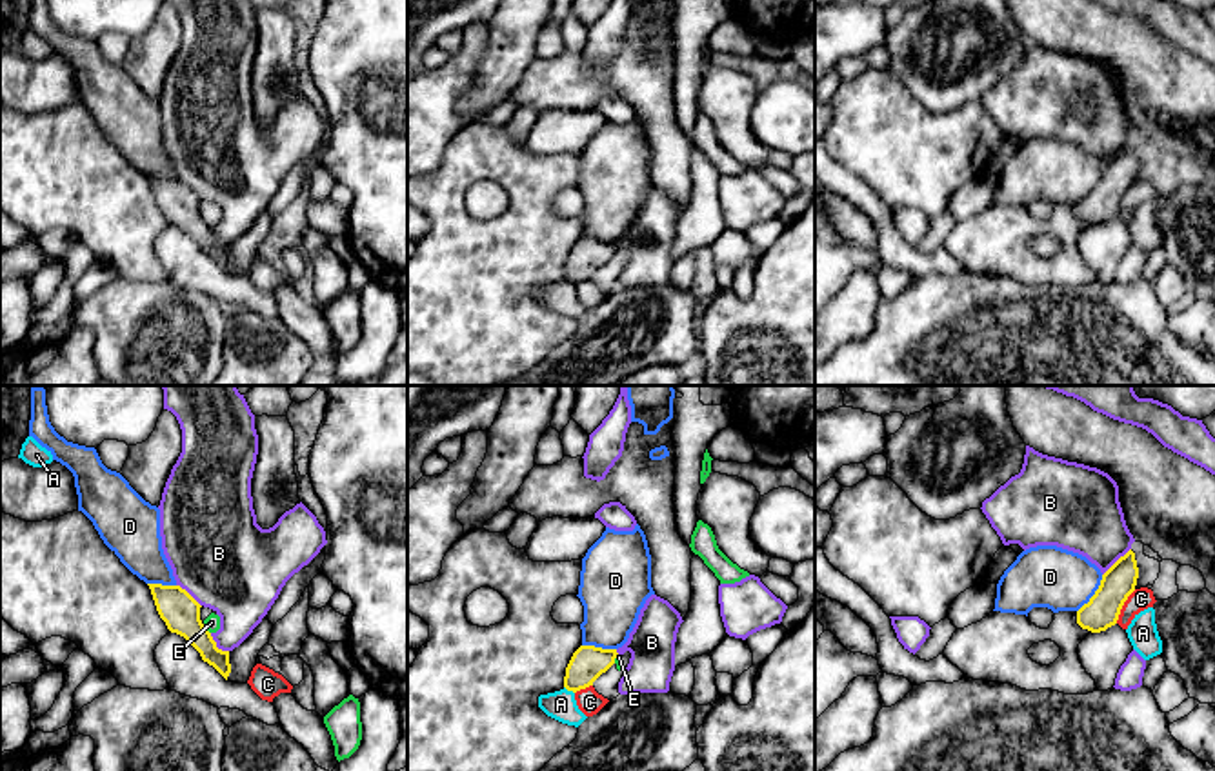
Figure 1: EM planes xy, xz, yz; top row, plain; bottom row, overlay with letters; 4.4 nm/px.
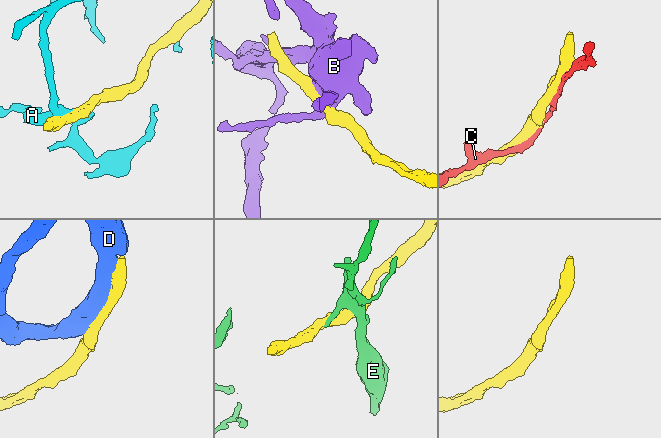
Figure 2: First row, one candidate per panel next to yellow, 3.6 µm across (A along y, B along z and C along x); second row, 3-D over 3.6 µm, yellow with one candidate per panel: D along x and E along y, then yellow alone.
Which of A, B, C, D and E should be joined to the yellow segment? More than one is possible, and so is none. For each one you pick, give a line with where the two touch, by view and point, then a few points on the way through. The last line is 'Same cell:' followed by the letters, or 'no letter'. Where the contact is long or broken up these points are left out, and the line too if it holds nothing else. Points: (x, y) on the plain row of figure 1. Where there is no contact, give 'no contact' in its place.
D: meets yellow in yz at (1095, 186)
Same cell: D

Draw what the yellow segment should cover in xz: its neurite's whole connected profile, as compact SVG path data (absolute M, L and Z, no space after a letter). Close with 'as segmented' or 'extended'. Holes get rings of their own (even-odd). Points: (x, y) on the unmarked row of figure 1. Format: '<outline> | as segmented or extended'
M640 118L633 124L606 120L602 129L582 151L578 191L584 198L582 238L573 245L564 269L567 284L580 284L606 265L633 224L646 193L655 187L651 180L651 147Z | extended

